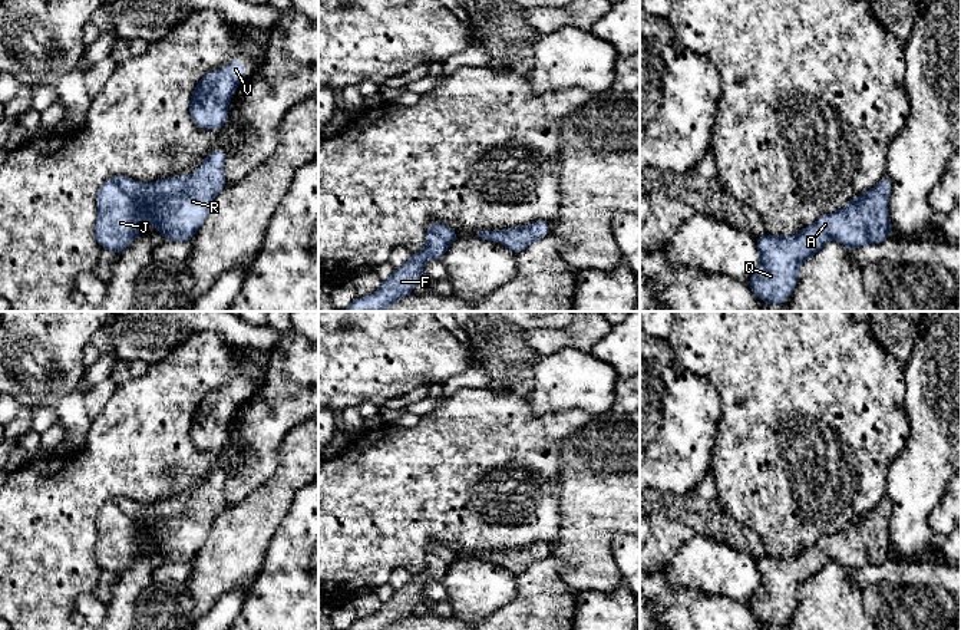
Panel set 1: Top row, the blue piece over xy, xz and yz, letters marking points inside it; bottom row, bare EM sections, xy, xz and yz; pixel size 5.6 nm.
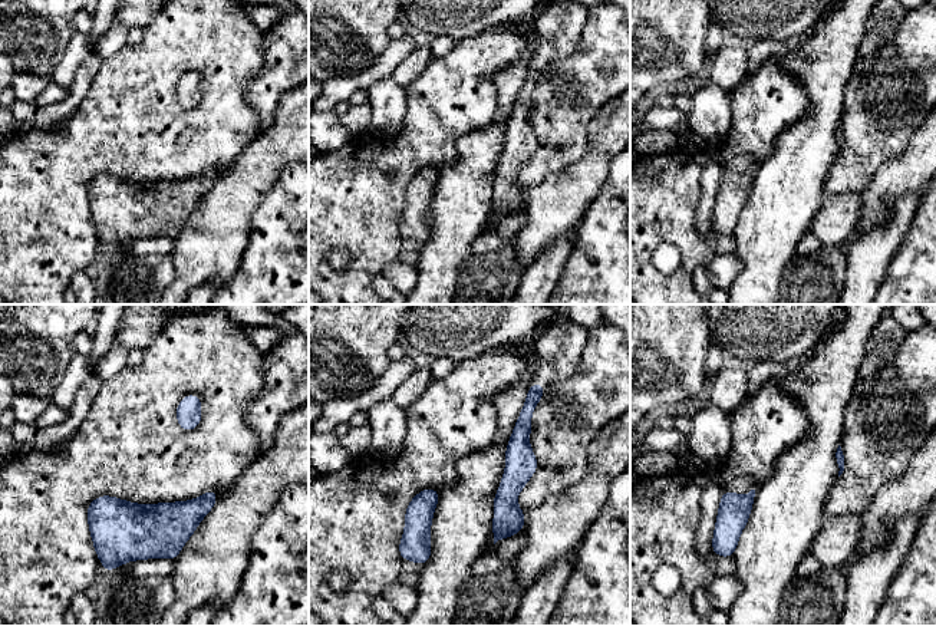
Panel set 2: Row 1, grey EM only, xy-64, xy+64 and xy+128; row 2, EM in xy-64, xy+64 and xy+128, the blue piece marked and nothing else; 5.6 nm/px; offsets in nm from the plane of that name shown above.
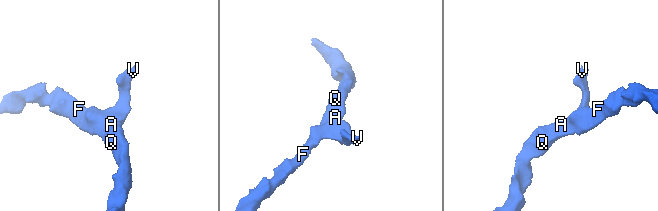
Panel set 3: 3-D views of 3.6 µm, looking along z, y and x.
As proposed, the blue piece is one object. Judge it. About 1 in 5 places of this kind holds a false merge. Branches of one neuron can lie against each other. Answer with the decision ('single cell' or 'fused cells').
single cell

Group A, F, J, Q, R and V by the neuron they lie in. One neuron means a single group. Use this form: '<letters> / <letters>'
A F J Q R V

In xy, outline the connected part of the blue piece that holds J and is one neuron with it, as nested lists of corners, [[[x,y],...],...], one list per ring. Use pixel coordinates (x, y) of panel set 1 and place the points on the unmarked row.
[[[224,471],[214,472],[192,497],[174,497],[153,505],[142,505],[125,497],[110,498],[98,512],[95,561],[102,570],[120,575],[139,557],[145,545],[152,545],[164,561],[191,564],[205,544],[214,519],[227,507],[225,481]]]

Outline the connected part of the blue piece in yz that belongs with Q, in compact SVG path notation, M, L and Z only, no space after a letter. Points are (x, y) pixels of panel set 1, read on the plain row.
M885 497L878 507L851 521L842 531L819 538L813 547L792 558L757 558L760 586L749 600L750 611L767 626L786 624L797 606L800 587L826 563L835 560L853 571L891 558L891 512L891 501Z

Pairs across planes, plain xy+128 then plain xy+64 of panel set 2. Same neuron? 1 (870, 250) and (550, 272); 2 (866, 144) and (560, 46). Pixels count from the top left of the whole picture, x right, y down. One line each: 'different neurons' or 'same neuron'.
1: same neuron
2: different neurons

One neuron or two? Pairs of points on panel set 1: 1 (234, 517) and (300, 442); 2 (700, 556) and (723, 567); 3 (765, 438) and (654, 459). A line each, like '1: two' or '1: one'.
1: one
2: one
3: two

